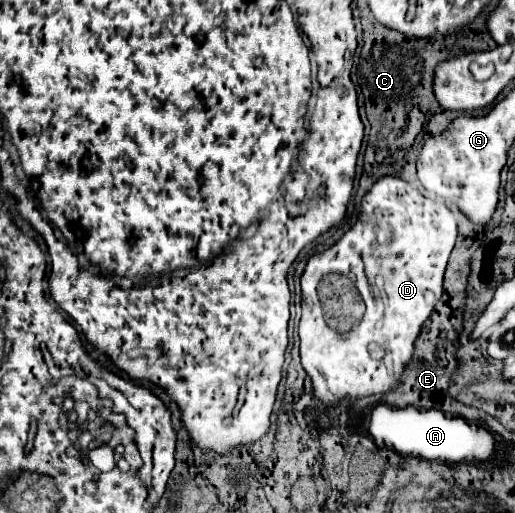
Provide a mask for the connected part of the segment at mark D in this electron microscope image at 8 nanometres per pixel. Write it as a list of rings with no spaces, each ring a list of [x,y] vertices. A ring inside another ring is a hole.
[[[384,176],[364,196],[358,222],[340,242],[308,260],[302,274],[302,318],[298,336],[302,368],[312,380],[314,396],[320,402],[340,406],[348,398],[386,394],[400,386],[404,368],[414,356],[414,342],[442,298],[442,278],[454,242],[456,218],[444,202],[422,196],[396,176]],[[374,236],[378,238],[376,242],[380,242],[378,246],[374,244]],[[332,272],[356,282],[356,290],[364,298],[366,314],[356,330],[358,336],[340,336],[320,318],[316,288],[320,280]]]

